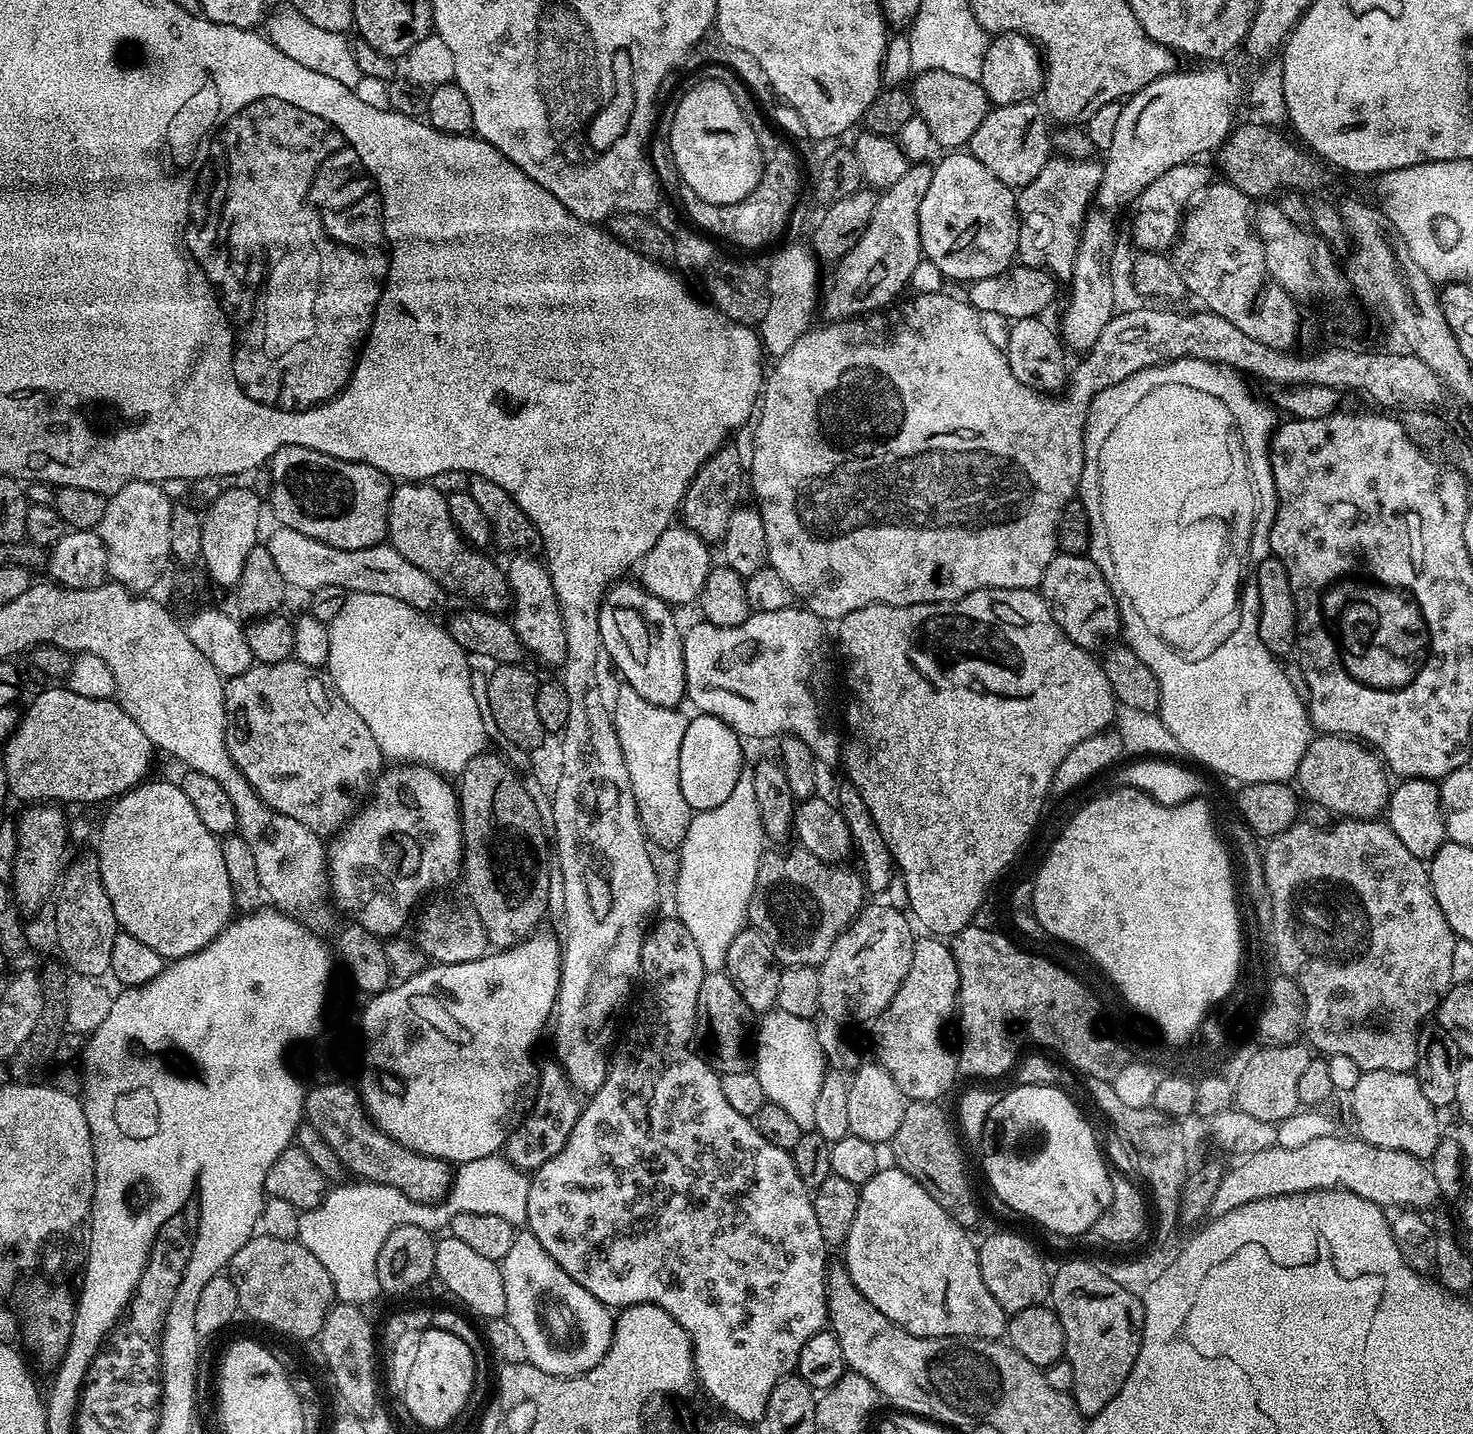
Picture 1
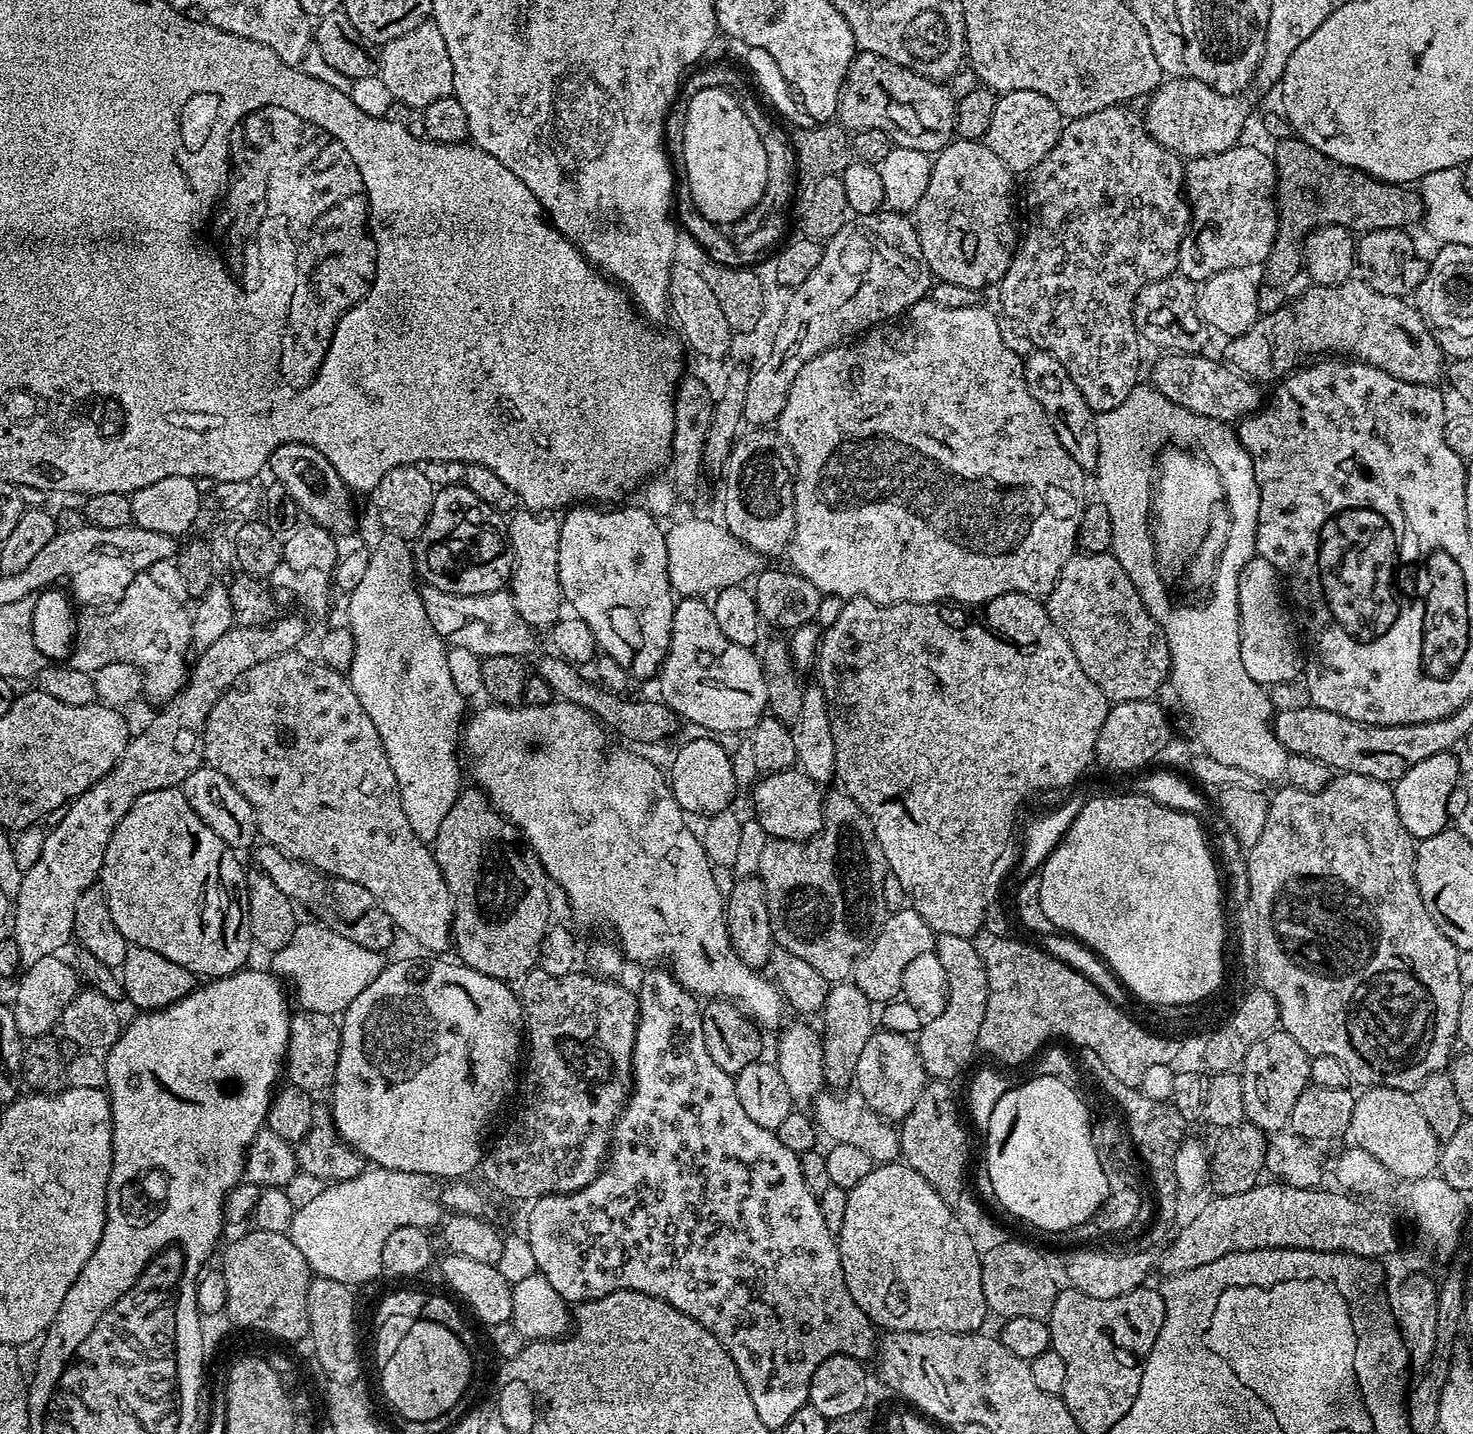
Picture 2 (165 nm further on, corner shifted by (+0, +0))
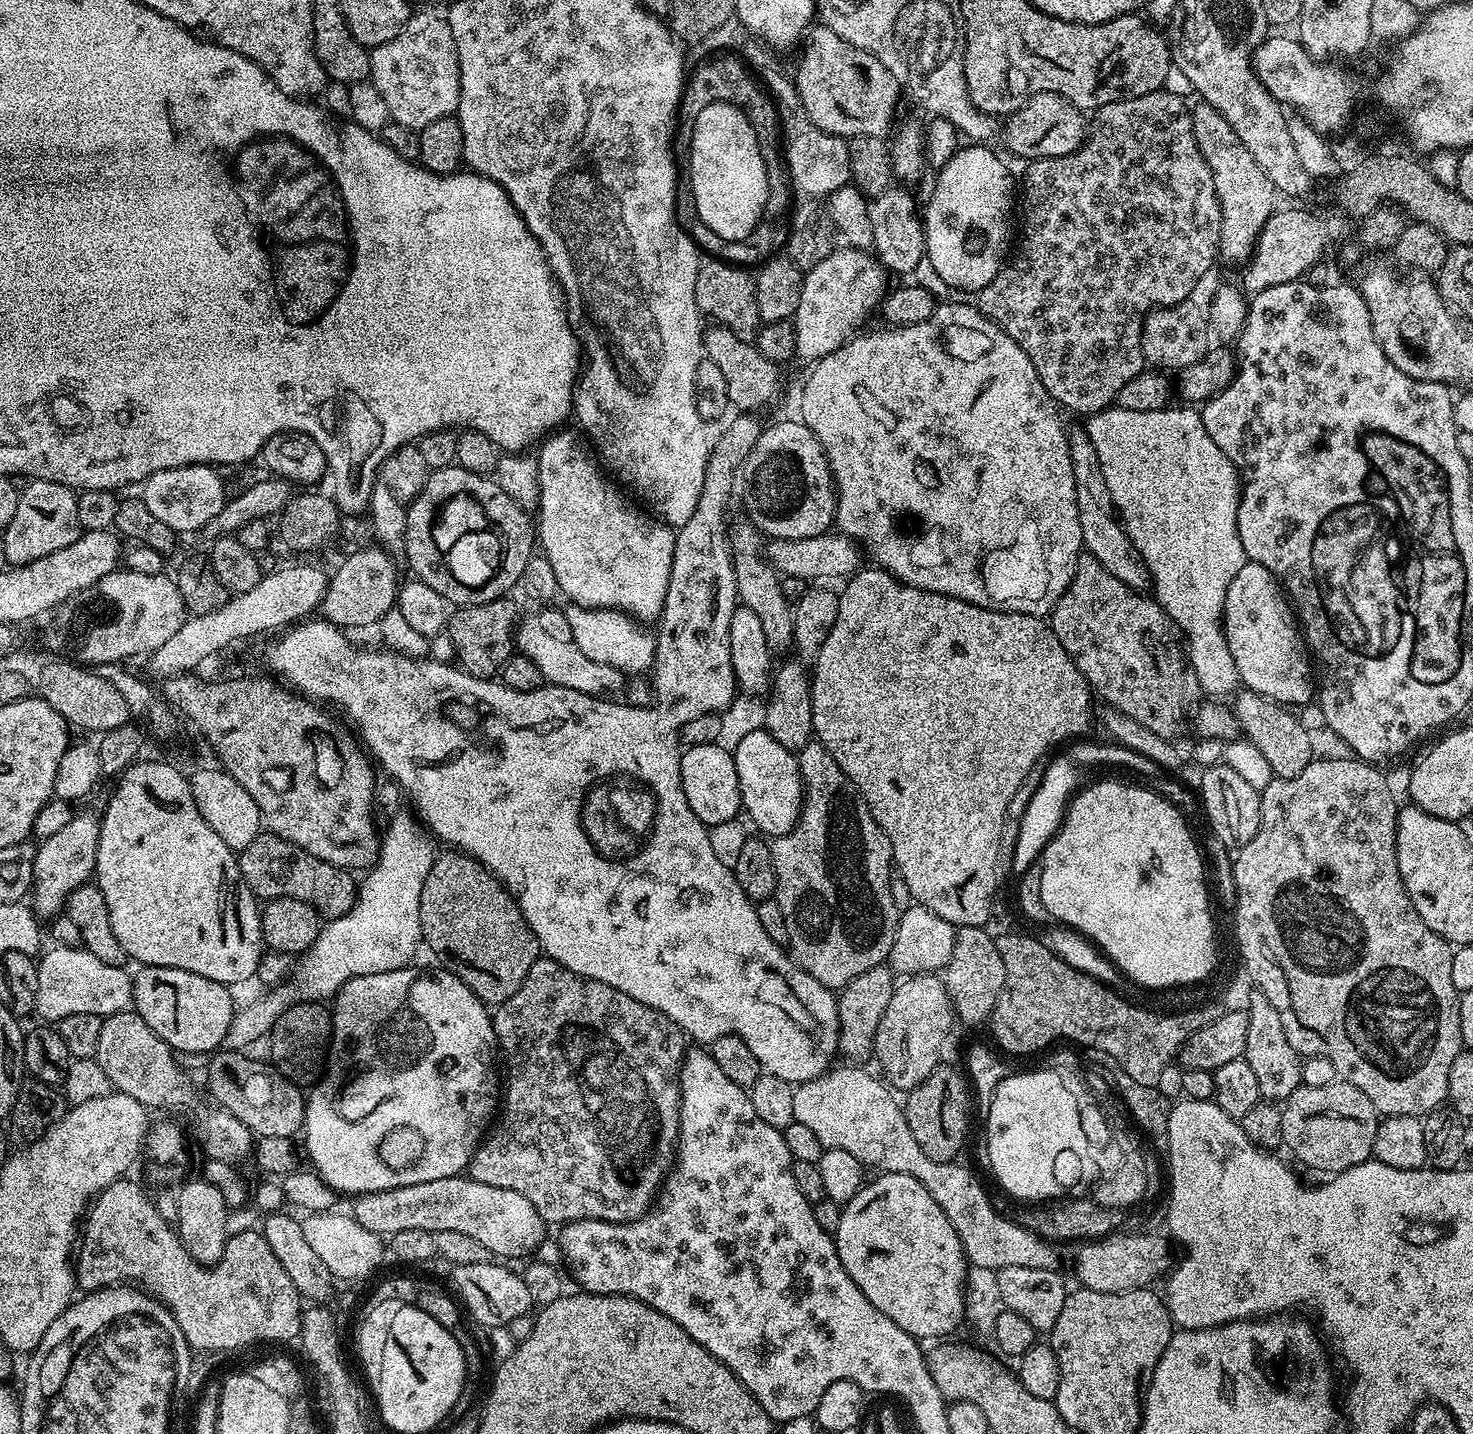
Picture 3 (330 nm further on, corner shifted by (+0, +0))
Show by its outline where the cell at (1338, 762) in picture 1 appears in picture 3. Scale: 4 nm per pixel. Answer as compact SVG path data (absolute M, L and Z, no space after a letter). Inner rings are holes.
M1240 690L1235 693L1236 706L1234 713L1239 724L1239 731L1246 737L1247 743L1258 746L1262 758L1270 762L1273 777L1285 780L1294 778L1306 770L1308 763L1314 759L1312 752L1312 736L1300 725L1300 720L1295 716L1295 711L1289 710L1285 705L1274 700L1267 700L1257 692Z

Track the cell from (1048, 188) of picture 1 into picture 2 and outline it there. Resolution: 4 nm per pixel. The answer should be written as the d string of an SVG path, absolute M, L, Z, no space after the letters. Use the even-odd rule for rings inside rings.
M1131 107L1103 108L1094 110L1094 114L1069 119L1061 127L1054 150L1050 150L1050 154L1046 154L1046 158L1042 158L1038 166L1027 172L1028 189L1024 192L1024 200L1028 203L1028 233L1025 236L1023 233L1010 266L998 285L1000 304L1004 307L1005 314L1024 327L1025 334L1036 343L1033 345L1039 351L1054 354L1054 358L1058 358L1058 362L1066 366L1066 374L1074 378L1074 386L1082 390L1086 402L1097 414L1114 410L1114 406L1122 406L1122 402L1126 402L1128 395L1138 387L1136 375L1140 372L1141 341L1138 339L1136 323L1132 317L1132 307L1136 295L1147 284L1173 275L1177 271L1178 250L1192 218L1192 209L1188 206L1188 197L1184 191L1185 161L1149 134L1148 127L1144 125L1144 117L1139 111L1131 112L1128 108Z

